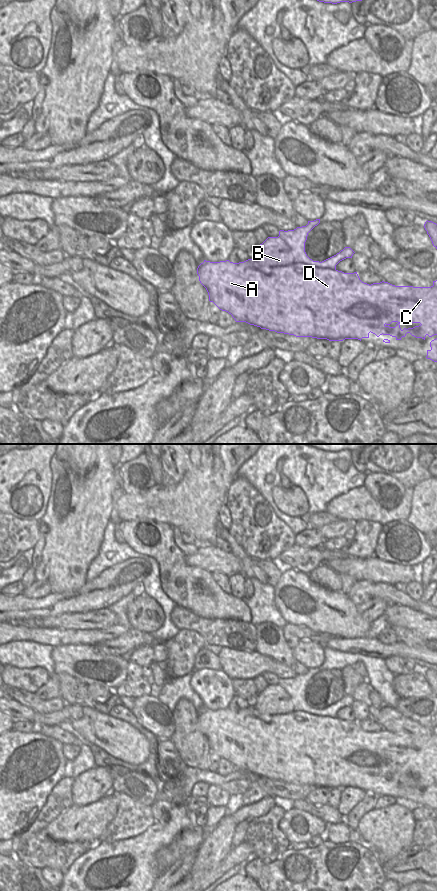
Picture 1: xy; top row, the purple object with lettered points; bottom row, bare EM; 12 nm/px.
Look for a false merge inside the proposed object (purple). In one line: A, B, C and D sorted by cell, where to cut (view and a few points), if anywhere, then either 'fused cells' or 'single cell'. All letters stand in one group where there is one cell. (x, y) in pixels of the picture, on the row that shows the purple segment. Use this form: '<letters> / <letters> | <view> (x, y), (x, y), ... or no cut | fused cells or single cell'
A C D / B | xy (253, 259), (266, 266), (288, 266), (295, 262) | fused cells

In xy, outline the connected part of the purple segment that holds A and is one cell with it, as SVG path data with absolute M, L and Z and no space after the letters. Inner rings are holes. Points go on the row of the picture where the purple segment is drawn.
M320 219L308 221L306 226L294 230L280 230L279 237L289 246L293 255L293 264L289 266L266 267L258 264L254 259L233 263L229 260L210 262L204 260L197 268L200 283L206 288L209 301L220 310L232 315L236 322L246 322L277 333L294 335L296 337L312 337L329 341L343 341L345 339L369 338L369 333L390 335L401 340L407 333L416 338L437 335L437 280L431 287L395 286L388 282L373 283L371 285L360 280L357 272L344 273L336 269L336 265L352 258L355 253L350 247L345 247L336 255L322 261L313 261L305 252L305 242L308 233L318 224ZM409 321L419 323L413 328L400 328L400 323Z

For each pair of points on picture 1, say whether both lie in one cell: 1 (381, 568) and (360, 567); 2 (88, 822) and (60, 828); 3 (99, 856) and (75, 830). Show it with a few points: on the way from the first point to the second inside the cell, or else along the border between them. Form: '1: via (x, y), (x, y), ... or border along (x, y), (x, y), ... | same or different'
1: via (376, 568), (365, 568) | same
2: via (81, 822), (67, 827) | same
3: border along (98, 841), (92, 846) | different

